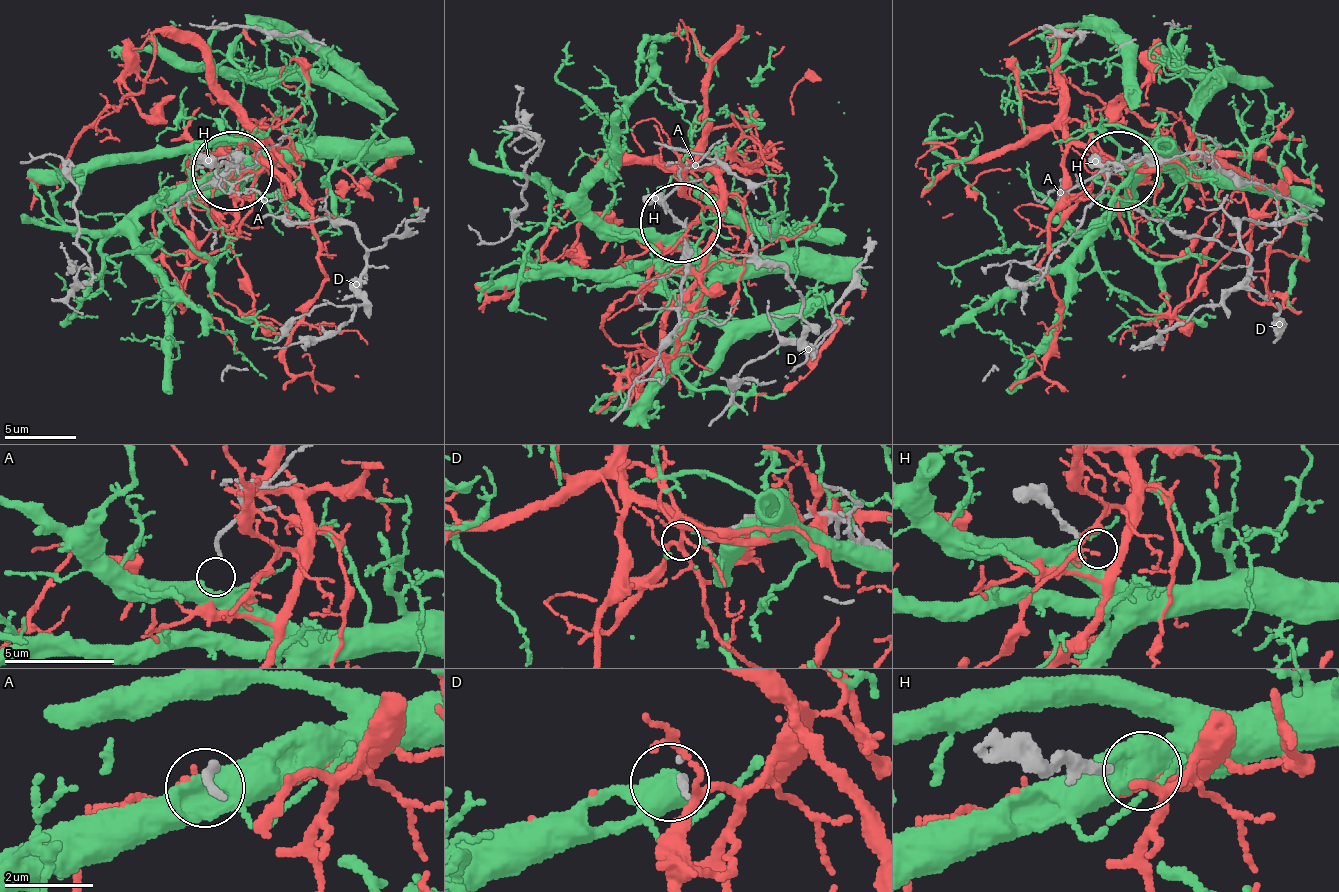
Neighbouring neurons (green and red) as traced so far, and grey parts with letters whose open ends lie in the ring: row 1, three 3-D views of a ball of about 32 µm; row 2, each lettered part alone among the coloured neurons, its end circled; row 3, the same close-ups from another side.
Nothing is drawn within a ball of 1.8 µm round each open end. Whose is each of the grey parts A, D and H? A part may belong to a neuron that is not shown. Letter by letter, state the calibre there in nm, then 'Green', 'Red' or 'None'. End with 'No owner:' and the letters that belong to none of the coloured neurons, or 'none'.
A: Thickness 190 nm. Green
D: Thickness 170 nm. None
H: Thickness 240 nm. None
No owner: D, H

